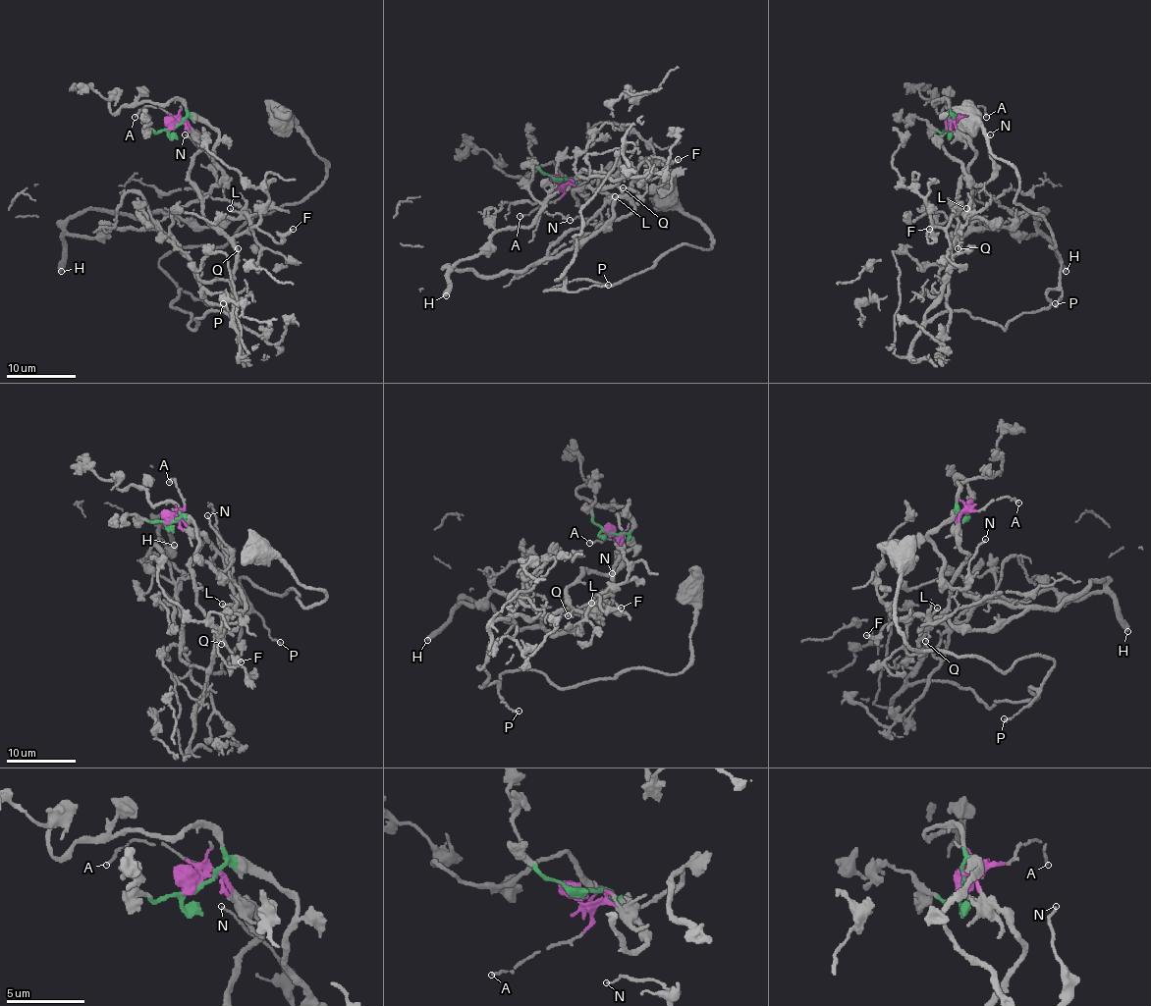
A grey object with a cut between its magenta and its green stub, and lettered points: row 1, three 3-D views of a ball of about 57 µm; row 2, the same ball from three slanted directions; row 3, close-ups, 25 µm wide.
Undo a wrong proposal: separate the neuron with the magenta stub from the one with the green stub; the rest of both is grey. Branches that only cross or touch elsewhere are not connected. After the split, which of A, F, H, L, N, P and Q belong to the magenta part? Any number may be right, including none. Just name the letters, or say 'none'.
A, P, Q

